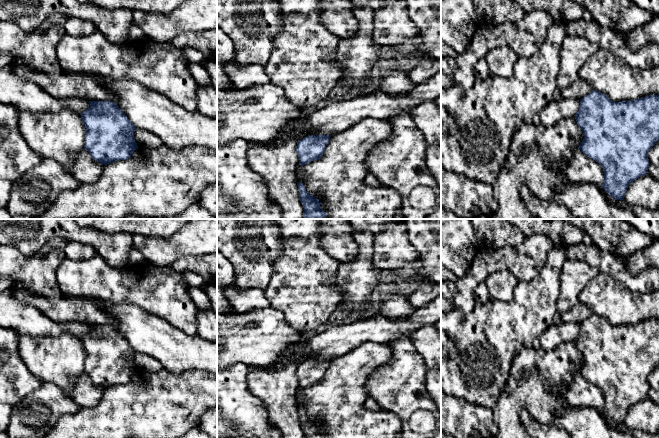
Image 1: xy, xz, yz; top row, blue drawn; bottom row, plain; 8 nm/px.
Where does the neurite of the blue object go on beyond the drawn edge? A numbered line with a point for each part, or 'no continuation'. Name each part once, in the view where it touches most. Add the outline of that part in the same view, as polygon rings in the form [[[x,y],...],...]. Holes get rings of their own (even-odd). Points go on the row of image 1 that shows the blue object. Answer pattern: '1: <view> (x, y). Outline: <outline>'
no continuation

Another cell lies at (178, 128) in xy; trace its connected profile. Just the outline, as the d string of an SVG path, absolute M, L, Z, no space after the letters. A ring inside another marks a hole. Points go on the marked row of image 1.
M95 79L117 96L118 107L136 129L155 134L173 150L200 146L217 153L217 117L190 112L132 80Z

